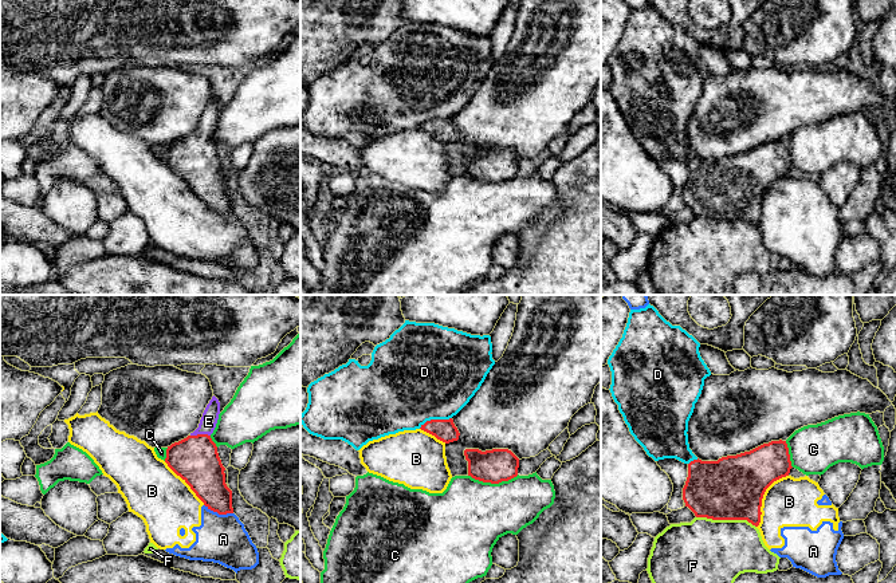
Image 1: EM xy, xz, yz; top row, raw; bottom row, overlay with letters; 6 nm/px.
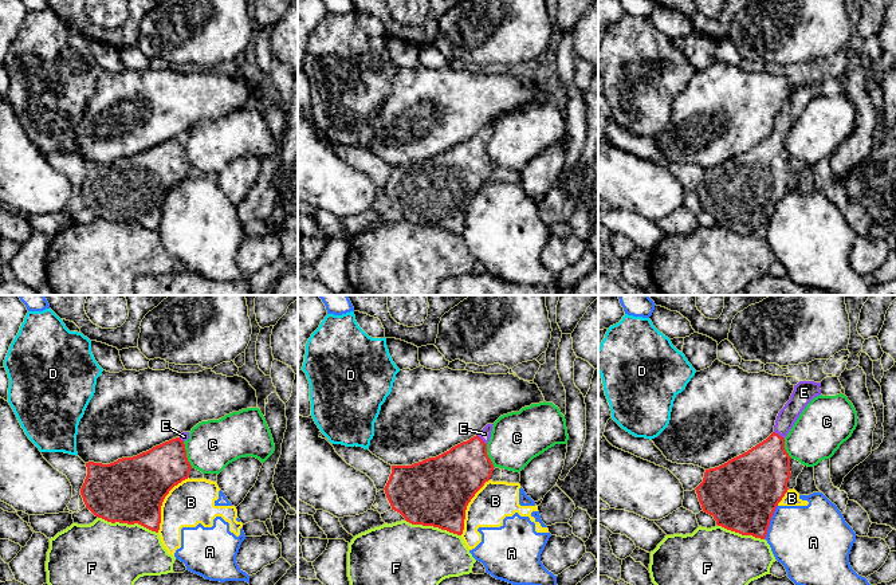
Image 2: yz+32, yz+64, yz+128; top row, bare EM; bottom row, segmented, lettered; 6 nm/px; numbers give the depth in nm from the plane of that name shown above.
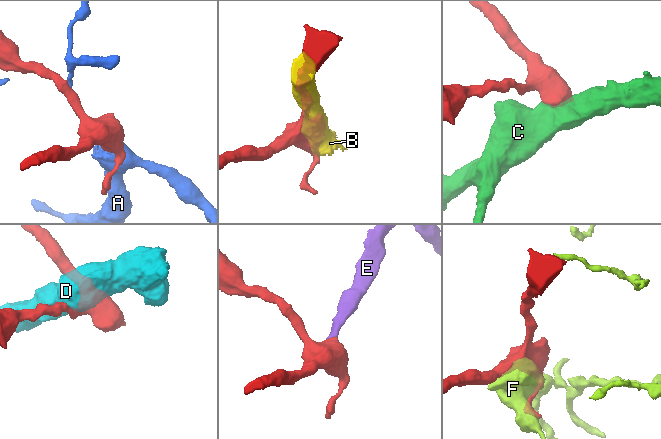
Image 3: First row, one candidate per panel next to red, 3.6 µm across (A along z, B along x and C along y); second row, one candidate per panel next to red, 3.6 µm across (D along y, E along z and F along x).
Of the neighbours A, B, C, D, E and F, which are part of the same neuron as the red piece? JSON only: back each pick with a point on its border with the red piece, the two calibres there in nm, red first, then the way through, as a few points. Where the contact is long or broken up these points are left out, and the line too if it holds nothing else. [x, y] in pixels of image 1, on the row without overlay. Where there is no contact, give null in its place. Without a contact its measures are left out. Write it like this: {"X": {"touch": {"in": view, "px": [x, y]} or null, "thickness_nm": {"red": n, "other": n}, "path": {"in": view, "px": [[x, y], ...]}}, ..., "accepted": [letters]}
{"E": {"touch": {"in": "xy", "px": [200, 134]}, "thickness_nm": {"red": 280, "other": 100}, "path": {"in": "xy", "px": [[195, 158], [200, 134], [208, 121]]}}, "accepted": ["E"]}

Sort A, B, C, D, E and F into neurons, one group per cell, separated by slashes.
A B / C / D / E / F

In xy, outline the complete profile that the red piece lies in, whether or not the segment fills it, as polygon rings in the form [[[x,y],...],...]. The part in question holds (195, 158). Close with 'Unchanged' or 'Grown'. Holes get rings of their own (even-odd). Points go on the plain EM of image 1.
[[[213,95],[207,105],[199,127],[186,138],[166,149],[165,162],[204,202],[219,214],[233,213],[232,190],[225,184],[225,168],[212,141],[220,114],[220,102]]]. Grown

